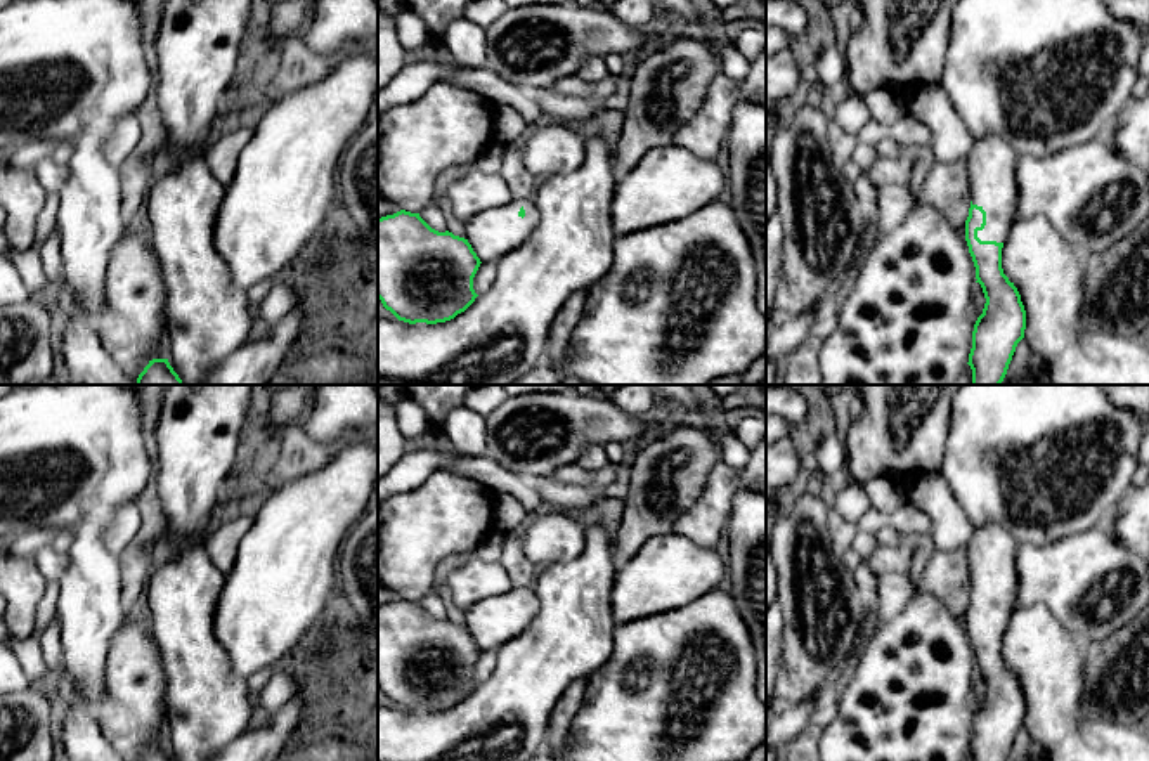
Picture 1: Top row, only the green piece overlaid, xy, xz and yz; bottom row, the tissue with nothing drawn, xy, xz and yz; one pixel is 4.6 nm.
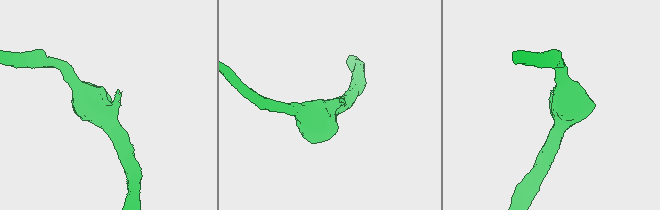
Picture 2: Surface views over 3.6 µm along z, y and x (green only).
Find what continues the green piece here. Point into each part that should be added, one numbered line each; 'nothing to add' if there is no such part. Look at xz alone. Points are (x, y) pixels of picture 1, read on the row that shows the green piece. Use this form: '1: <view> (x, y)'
1: xz (496, 231)

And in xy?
nothing to add

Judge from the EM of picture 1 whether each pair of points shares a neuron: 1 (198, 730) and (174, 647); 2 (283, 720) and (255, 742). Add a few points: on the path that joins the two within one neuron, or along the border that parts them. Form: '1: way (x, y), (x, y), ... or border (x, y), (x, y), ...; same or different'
1: way (198, 709), (198, 671), (194, 668); same
2: way (276, 727), (262, 741); same

